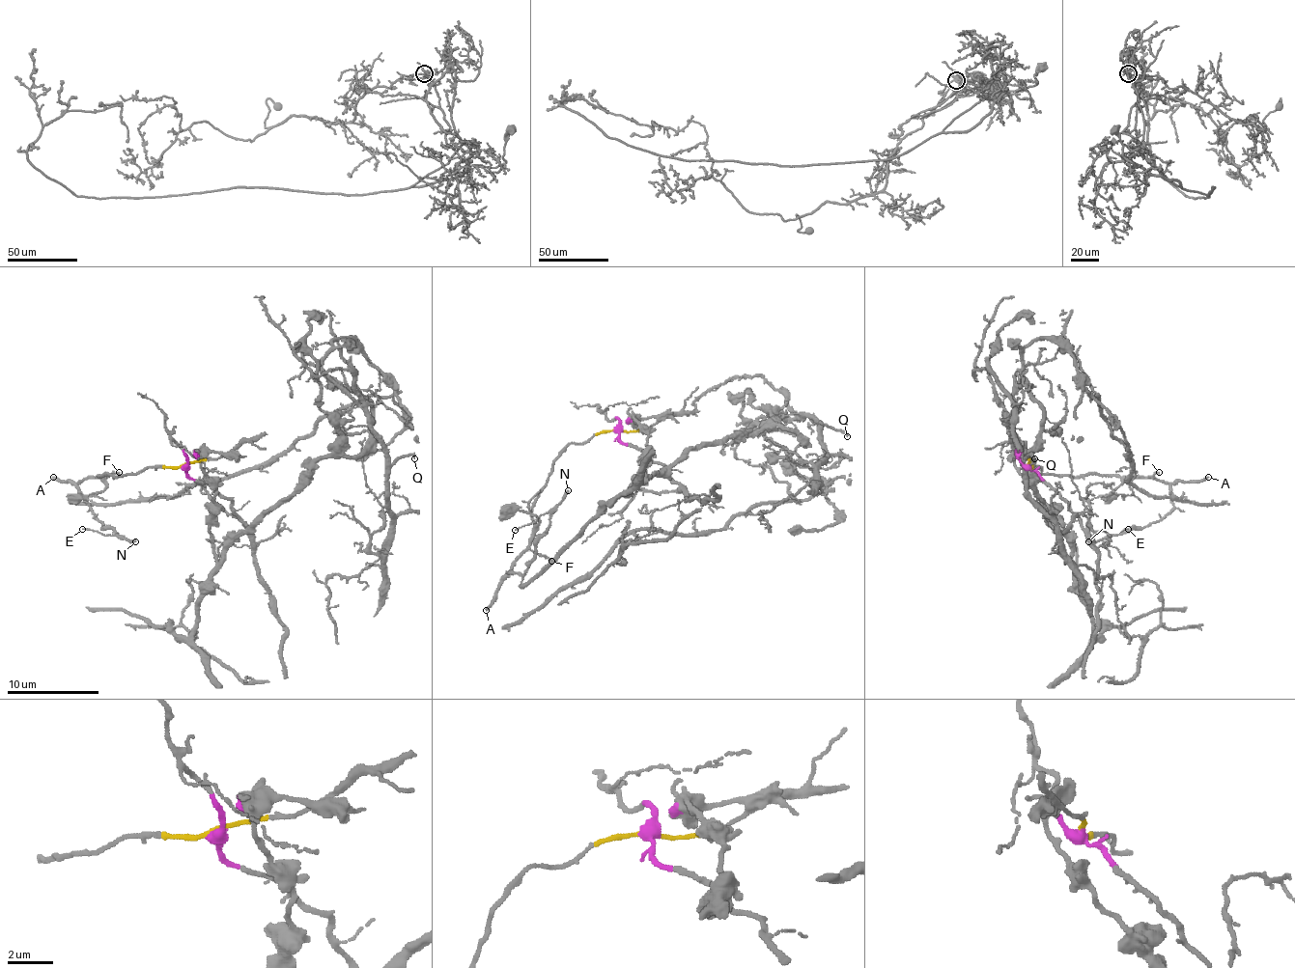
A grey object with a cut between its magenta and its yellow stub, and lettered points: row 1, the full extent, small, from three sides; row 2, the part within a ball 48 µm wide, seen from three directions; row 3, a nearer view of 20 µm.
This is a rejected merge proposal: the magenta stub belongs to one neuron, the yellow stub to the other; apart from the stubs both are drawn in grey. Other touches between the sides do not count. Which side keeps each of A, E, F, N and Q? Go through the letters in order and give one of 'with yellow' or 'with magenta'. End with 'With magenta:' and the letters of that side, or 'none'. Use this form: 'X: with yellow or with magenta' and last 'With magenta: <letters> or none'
A: with yellow
E: with yellow
F: with yellow
N: with yellow
Q: with magenta
With magenta: Q

